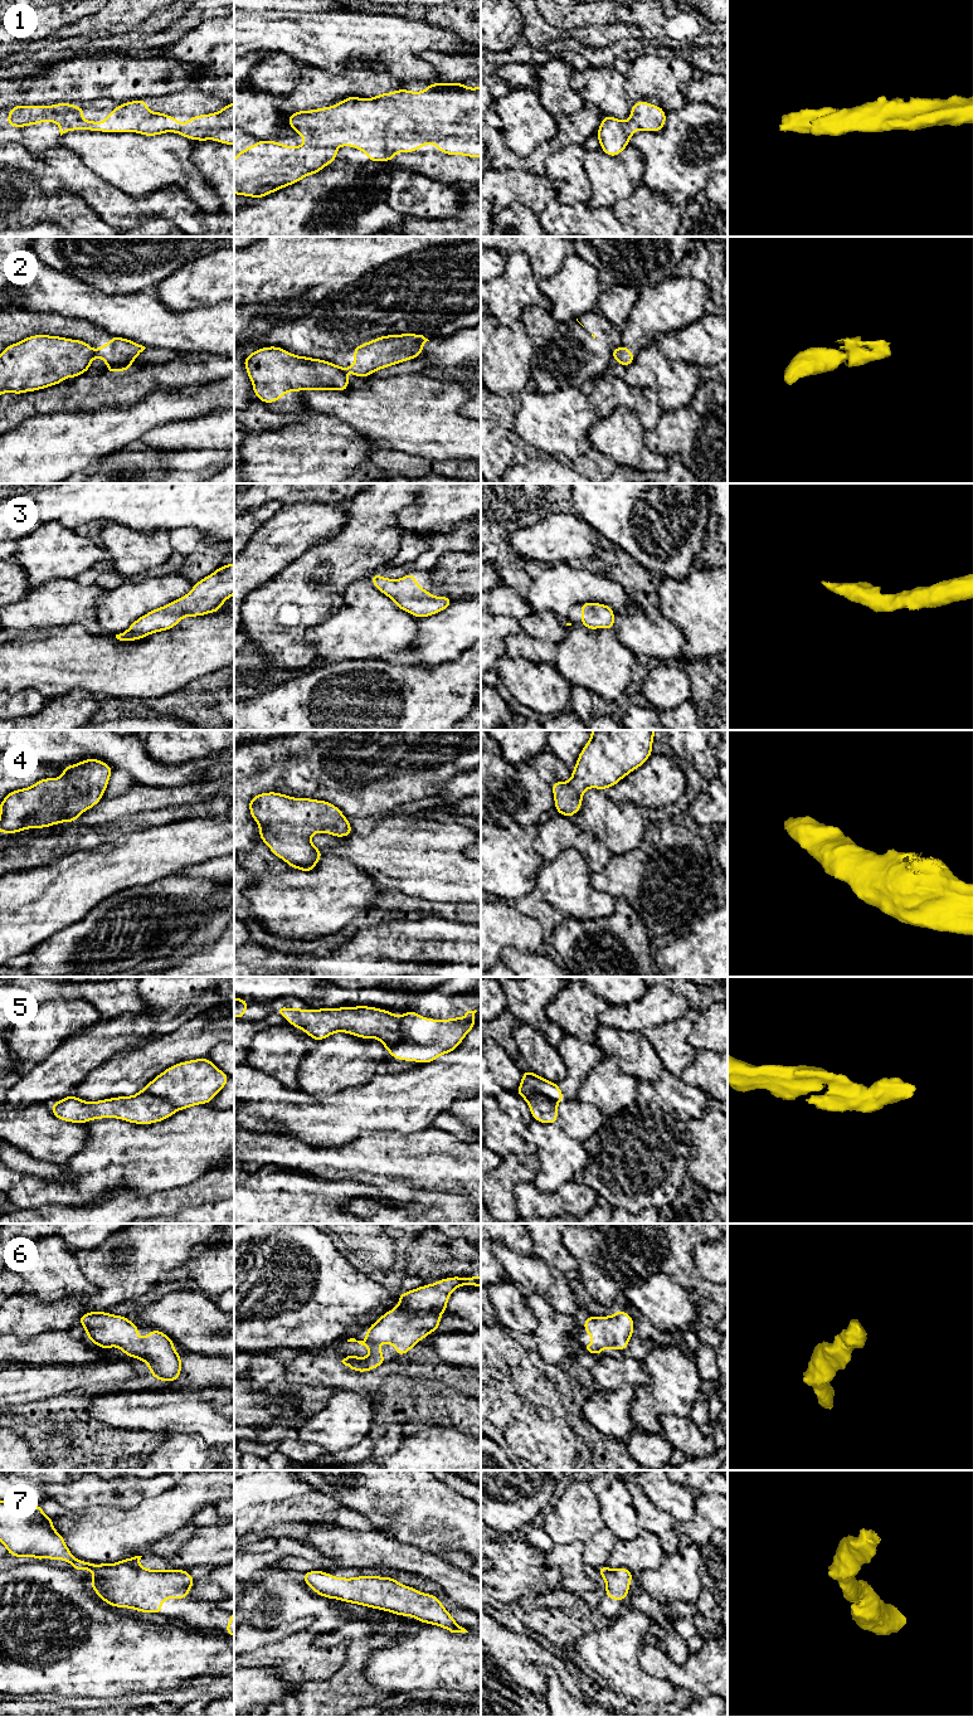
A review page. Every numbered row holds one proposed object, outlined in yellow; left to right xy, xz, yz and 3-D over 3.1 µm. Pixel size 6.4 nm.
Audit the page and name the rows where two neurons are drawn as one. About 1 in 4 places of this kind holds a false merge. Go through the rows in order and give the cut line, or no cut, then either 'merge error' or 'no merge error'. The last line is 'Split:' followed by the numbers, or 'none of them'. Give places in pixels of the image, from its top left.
1: no cut; no merge error
2: cut in xy along (92, 350), (95, 356); merge error
3: no cut; no merge error
4: no cut; no merge error
5: cut in xz along (399, 1017), (402, 1039), (387, 1049); merge error
6: no cut; no merge error
7: no cut; no merge error
Split: 2, 5

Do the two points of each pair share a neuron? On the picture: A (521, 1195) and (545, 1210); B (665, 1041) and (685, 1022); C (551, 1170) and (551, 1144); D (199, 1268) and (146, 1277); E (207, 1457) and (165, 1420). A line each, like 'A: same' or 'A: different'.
A: same
B: same
C: same
D: different
E: different

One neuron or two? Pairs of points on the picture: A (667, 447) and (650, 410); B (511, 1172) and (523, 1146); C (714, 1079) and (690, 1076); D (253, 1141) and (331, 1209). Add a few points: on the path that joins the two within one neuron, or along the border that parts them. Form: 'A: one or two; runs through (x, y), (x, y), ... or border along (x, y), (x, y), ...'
A: two; border along (662, 412), (657, 422), (645, 431)
B: two; border along (534, 1153), (506, 1154), (502, 1158)
C: one; runs through (708, 1076), (696, 1076)
D: two; border along (257, 1170), (280, 1165), (315, 1176)

